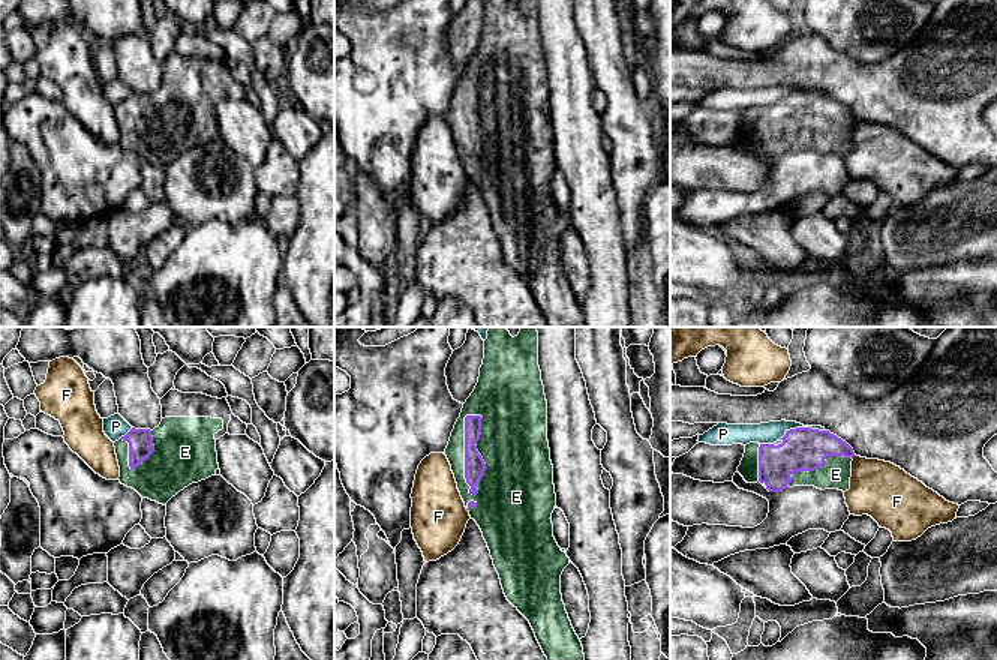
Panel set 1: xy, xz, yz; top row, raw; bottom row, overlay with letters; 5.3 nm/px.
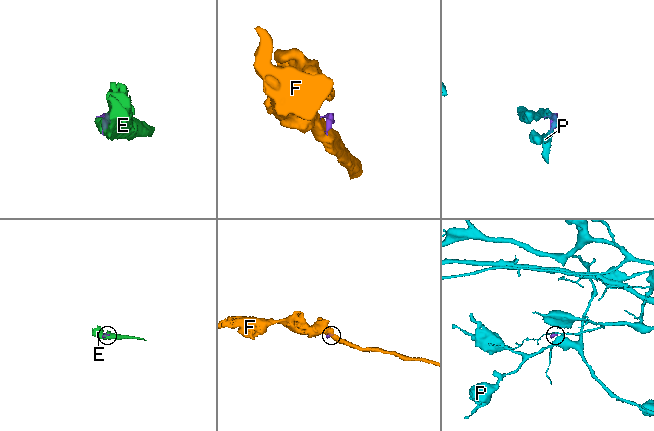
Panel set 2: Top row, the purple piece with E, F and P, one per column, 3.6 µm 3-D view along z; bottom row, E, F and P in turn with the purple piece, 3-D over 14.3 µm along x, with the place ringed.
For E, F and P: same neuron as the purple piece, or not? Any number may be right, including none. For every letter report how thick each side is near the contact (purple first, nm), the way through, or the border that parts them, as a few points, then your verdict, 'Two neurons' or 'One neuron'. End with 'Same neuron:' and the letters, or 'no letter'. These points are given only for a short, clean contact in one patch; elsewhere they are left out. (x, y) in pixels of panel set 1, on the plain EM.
E: Thickness 110 nm (purple) against 340 nm. One neuron
F: Thickness 220 nm (purple) against 300 nm. Two neurons
P: Thickness 240 nm (purple) against 120 nm. Boundary: yz (823, 93), (790, 92), (780, 102). Two neurons
Same neuron: E

